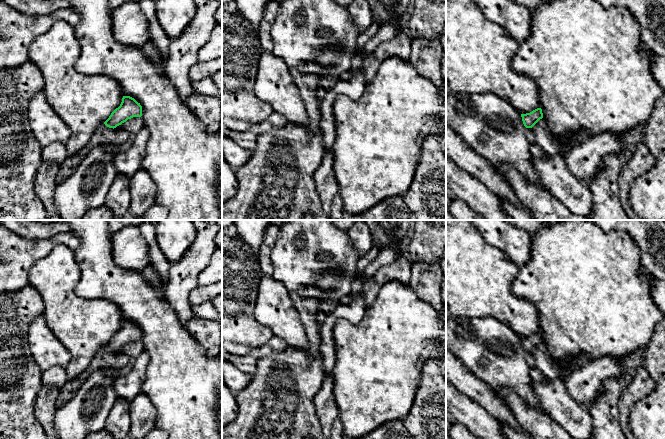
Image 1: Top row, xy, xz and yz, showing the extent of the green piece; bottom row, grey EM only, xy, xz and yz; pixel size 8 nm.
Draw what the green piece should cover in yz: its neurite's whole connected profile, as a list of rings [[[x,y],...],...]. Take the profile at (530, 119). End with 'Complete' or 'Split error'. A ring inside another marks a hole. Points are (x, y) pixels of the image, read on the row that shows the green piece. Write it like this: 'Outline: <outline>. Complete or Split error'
Outline: [[[537,108],[530,113],[521,114],[522,121],[525,129],[525,136],[530,144],[536,143],[536,135],[532,127],[543,118],[543,113],[541,108]]]. Split error

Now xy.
Outline: [[[123,96],[122,102],[109,118],[99,125],[91,136],[83,150],[72,156],[68,156],[60,165],[57,173],[57,184],[63,182],[72,175],[80,165],[83,158],[96,146],[101,144],[122,145],[128,138],[129,133],[117,130],[116,127],[133,117],[142,116],[142,106],[134,98]]]. Split error

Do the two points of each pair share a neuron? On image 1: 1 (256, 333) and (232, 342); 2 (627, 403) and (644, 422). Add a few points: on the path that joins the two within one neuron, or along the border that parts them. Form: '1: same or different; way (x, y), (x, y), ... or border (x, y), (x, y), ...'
1: same; way (250, 334), (238, 336)
2: different; border (650, 393), (638, 400), (631, 408), (630, 428)

